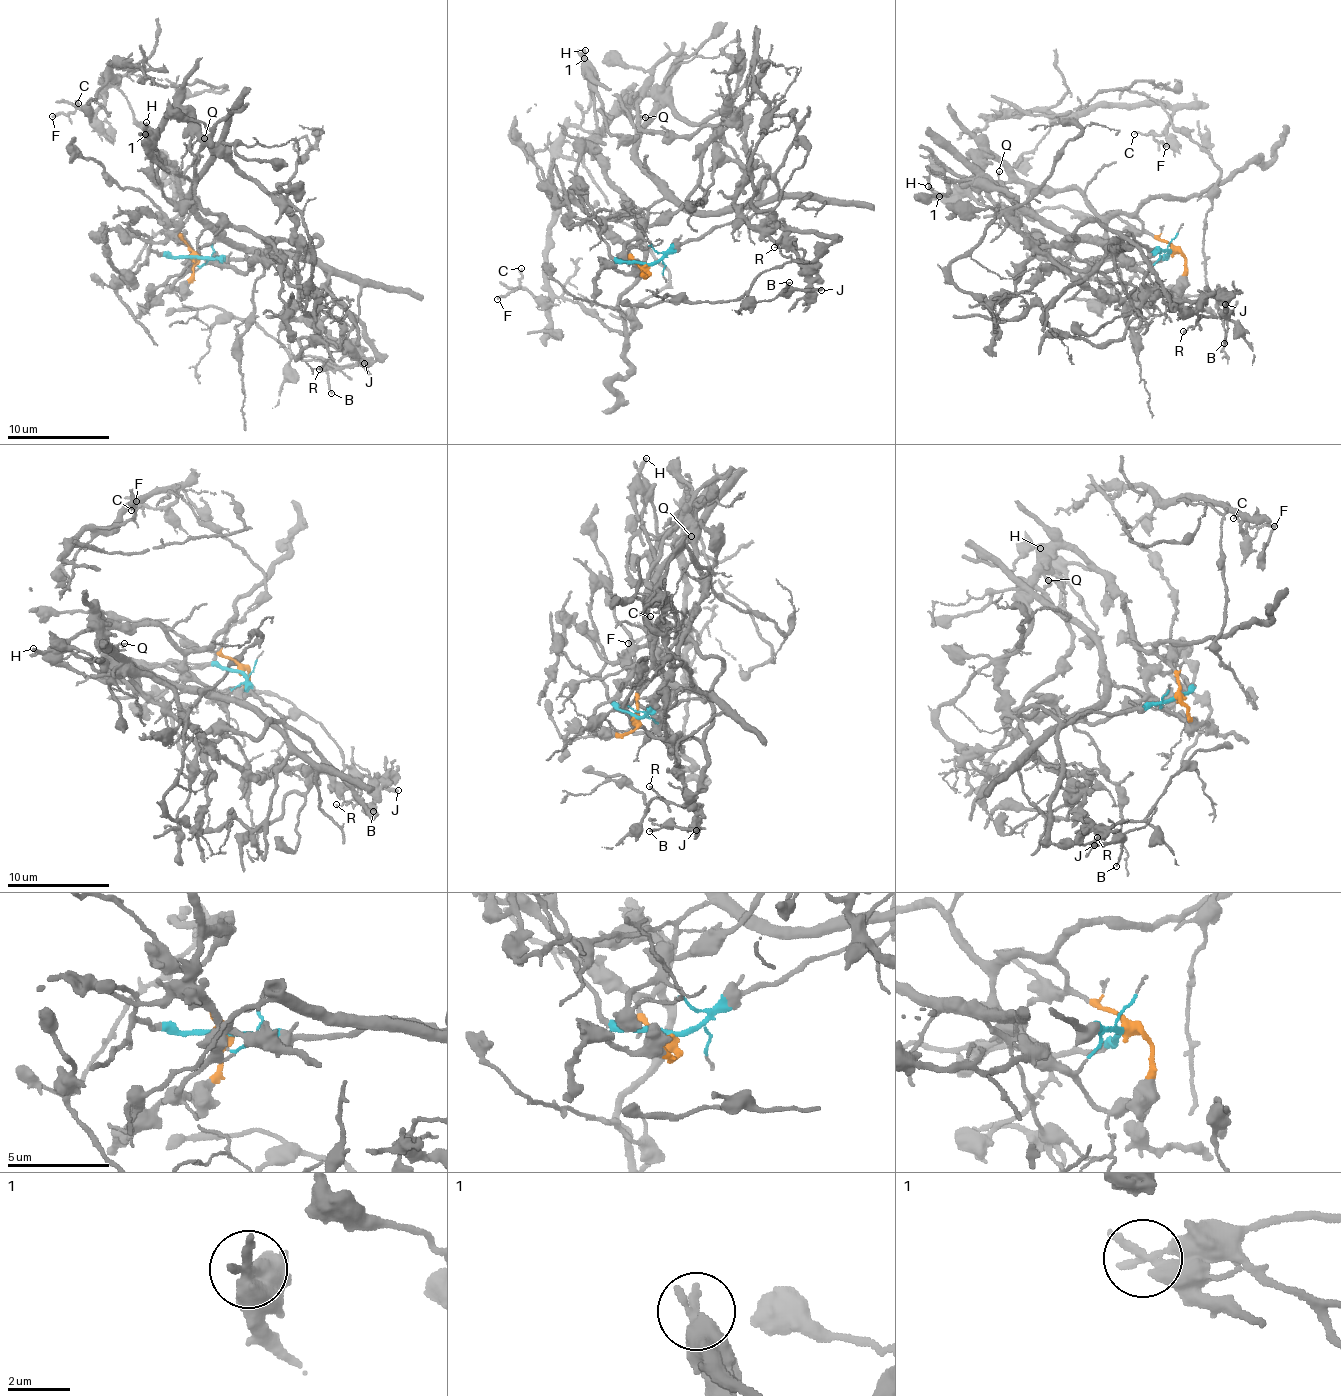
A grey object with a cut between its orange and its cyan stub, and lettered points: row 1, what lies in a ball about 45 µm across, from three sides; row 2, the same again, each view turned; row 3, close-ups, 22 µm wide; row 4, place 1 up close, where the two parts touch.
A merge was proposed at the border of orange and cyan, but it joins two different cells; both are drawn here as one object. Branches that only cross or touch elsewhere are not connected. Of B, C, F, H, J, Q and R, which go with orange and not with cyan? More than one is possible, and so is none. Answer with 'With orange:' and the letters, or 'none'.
With orange: C, F

